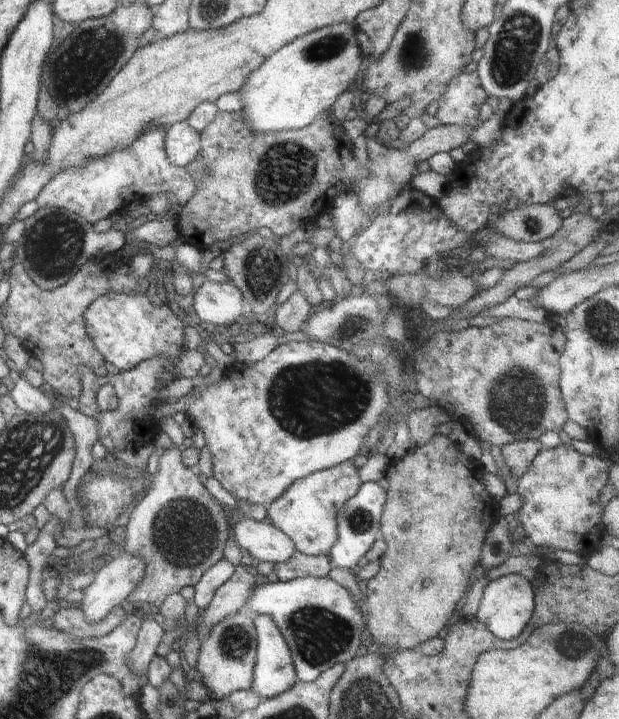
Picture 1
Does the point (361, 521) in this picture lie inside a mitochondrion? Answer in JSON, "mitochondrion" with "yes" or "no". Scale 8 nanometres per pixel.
{"mitochondrion":"yes"}

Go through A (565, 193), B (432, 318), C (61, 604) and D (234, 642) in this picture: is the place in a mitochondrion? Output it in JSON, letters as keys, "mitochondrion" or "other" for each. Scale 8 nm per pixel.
{"A":"other","B":"other","C":"other","D":"mitochondrion"}

